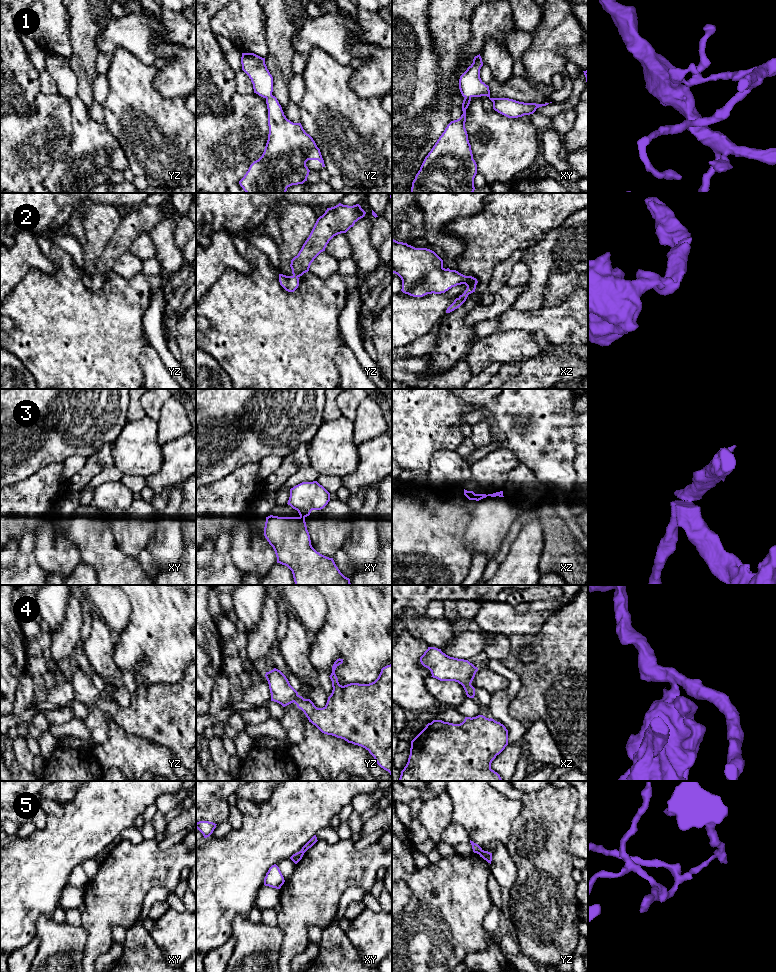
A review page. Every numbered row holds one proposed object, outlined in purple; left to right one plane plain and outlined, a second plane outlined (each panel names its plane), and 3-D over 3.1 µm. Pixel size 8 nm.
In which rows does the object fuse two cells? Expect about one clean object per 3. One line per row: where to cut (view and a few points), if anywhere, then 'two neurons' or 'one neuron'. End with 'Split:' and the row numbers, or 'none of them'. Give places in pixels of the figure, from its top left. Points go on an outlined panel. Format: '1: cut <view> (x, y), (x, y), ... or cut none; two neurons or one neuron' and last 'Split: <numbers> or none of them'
1: cut yz (271, 94), (266, 98); two neurons
2: cut none; one neuron
3: cut xy (300, 515), (304, 518); two neurons
4: cut xz (470, 683), (463, 686); two neurons
5: cut yz (482, 850), (478, 853); two neurons
Split: 1, 3, 4, 5

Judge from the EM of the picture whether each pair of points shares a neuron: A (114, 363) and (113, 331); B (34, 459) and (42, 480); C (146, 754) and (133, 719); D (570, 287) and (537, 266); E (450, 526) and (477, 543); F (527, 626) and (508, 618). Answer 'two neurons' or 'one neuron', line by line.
A: one neuron
B: two neurons
C: two neurons
D: two neurons
E: two neurons
F: one neuron

